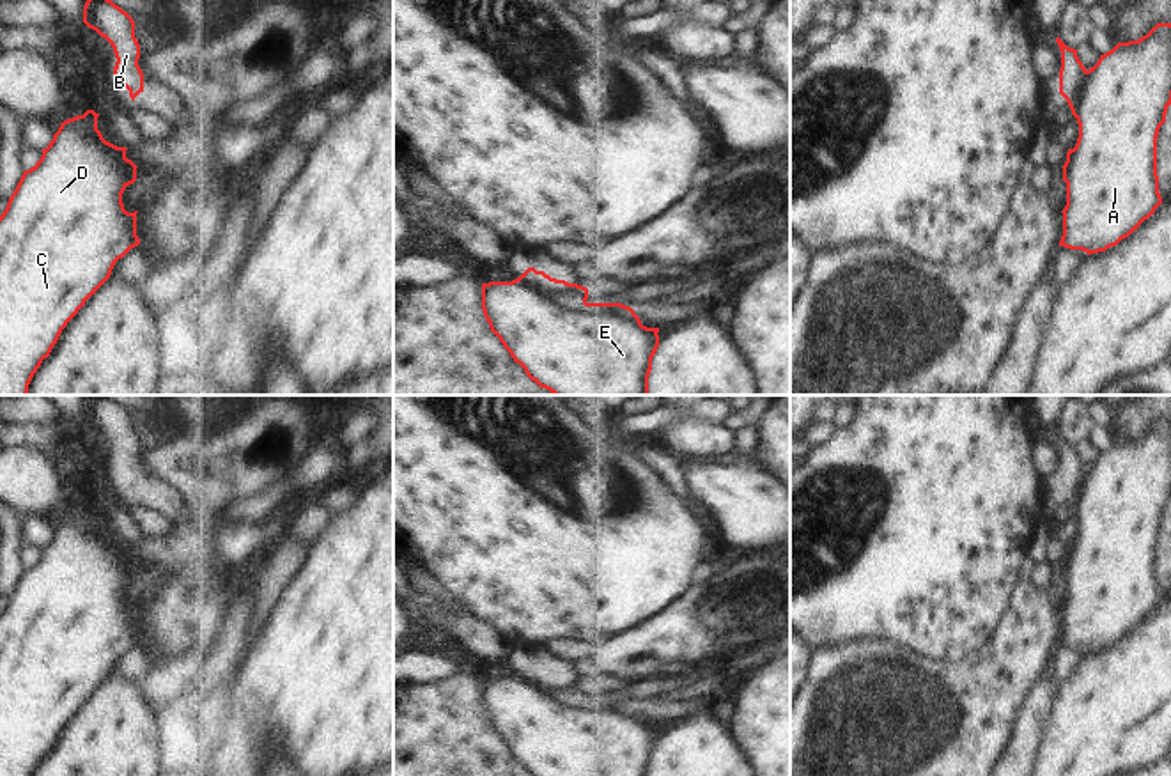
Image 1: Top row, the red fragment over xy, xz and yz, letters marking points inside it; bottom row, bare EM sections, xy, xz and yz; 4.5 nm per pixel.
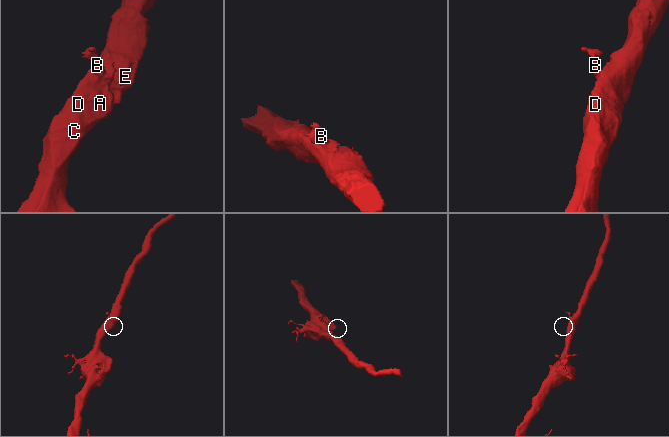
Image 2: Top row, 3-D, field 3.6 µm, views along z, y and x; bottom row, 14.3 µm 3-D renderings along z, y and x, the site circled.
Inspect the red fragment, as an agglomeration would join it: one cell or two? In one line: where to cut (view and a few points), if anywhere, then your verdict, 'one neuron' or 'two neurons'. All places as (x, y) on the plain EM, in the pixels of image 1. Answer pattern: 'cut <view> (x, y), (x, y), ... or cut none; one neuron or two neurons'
cut yz (1086, 468), (1060, 489); two neurons

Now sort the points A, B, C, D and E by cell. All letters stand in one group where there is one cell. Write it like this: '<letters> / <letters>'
A C D E / B

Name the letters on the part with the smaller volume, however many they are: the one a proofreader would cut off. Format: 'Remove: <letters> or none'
Remove: B

